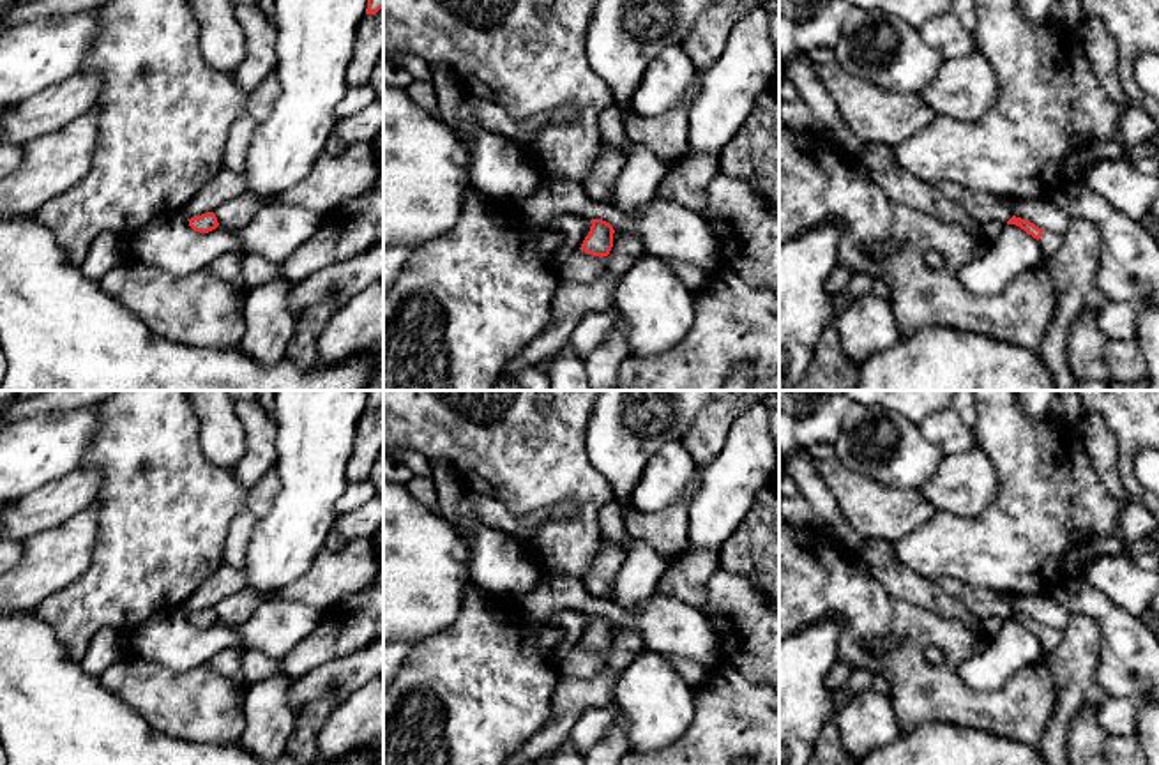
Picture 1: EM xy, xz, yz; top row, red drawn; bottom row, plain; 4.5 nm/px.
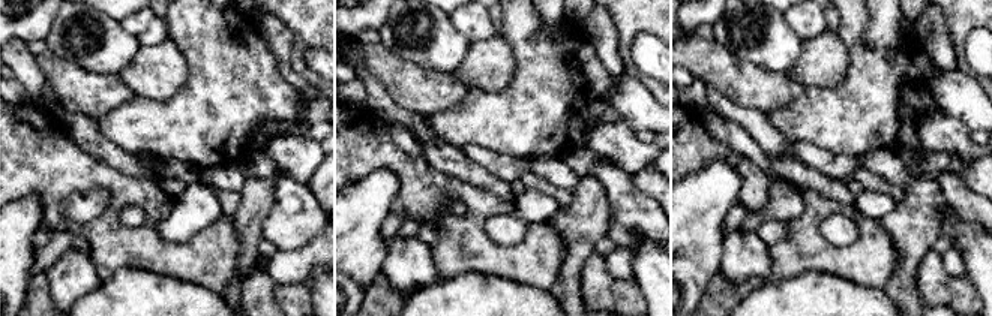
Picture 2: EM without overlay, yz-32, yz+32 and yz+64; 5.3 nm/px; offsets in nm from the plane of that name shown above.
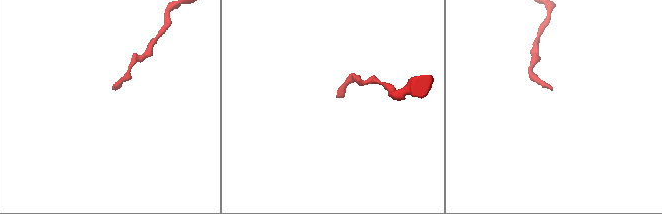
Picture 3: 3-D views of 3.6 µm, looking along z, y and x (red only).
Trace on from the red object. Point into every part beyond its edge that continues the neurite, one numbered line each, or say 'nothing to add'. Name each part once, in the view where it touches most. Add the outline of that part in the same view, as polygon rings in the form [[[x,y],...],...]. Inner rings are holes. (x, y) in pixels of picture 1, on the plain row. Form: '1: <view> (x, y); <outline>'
1: yz (1050, 638); [[[1042,627],[1042,632],[1039,634],[1039,641],[1042,645],[1042,654],[1051,654],[1062,641],[1062,631],[1055,627]]]

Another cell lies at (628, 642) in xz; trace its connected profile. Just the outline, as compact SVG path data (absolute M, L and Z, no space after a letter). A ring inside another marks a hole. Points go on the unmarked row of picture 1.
M618 625L617 636L608 650L606 668L618 677L643 648L647 648L647 645L636 627Z

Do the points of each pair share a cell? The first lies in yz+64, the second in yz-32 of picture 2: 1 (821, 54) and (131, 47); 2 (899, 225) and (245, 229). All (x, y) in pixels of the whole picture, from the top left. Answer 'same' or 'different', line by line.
1: different
2: same

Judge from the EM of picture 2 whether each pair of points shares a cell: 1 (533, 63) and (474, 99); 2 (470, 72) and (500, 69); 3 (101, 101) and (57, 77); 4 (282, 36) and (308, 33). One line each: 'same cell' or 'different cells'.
1: same cell
2: same cell
3: same cell
4: different cells

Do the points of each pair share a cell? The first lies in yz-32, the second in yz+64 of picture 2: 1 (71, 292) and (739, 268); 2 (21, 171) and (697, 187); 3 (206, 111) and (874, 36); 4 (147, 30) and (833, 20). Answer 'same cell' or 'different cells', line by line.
1: same cell
2: different cells
3: different cells
4: different cells

